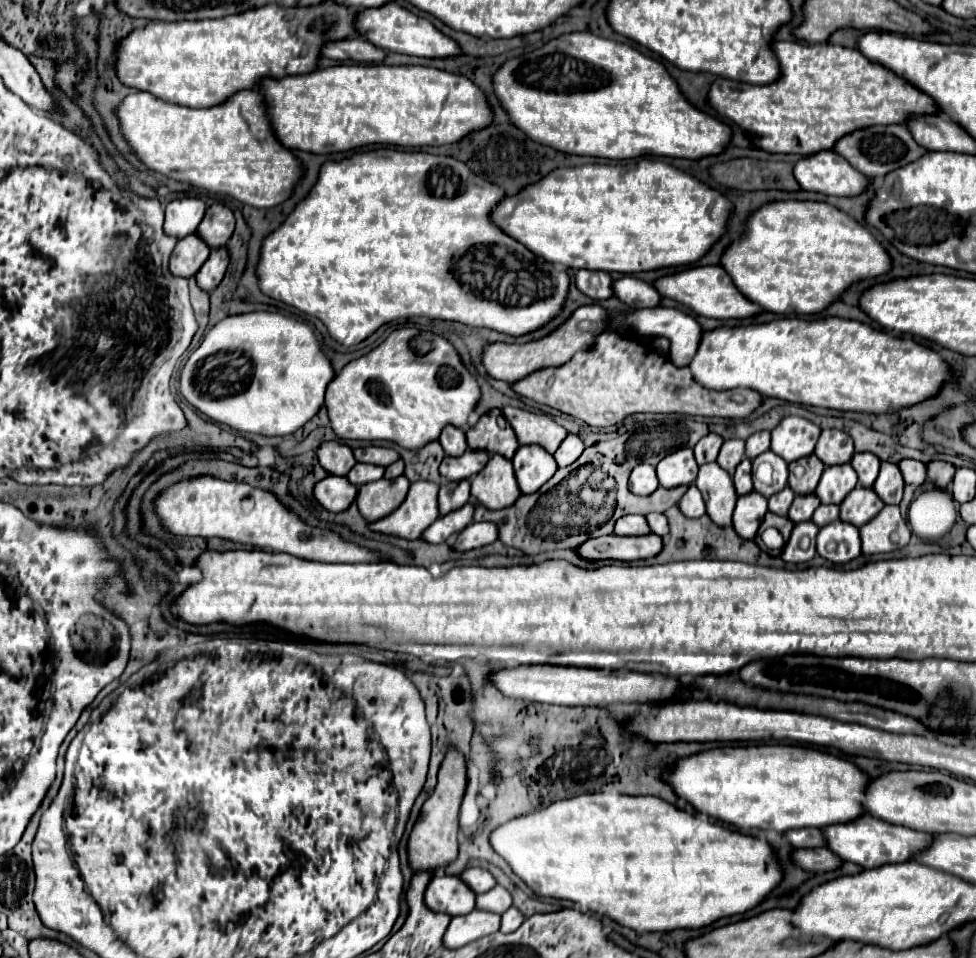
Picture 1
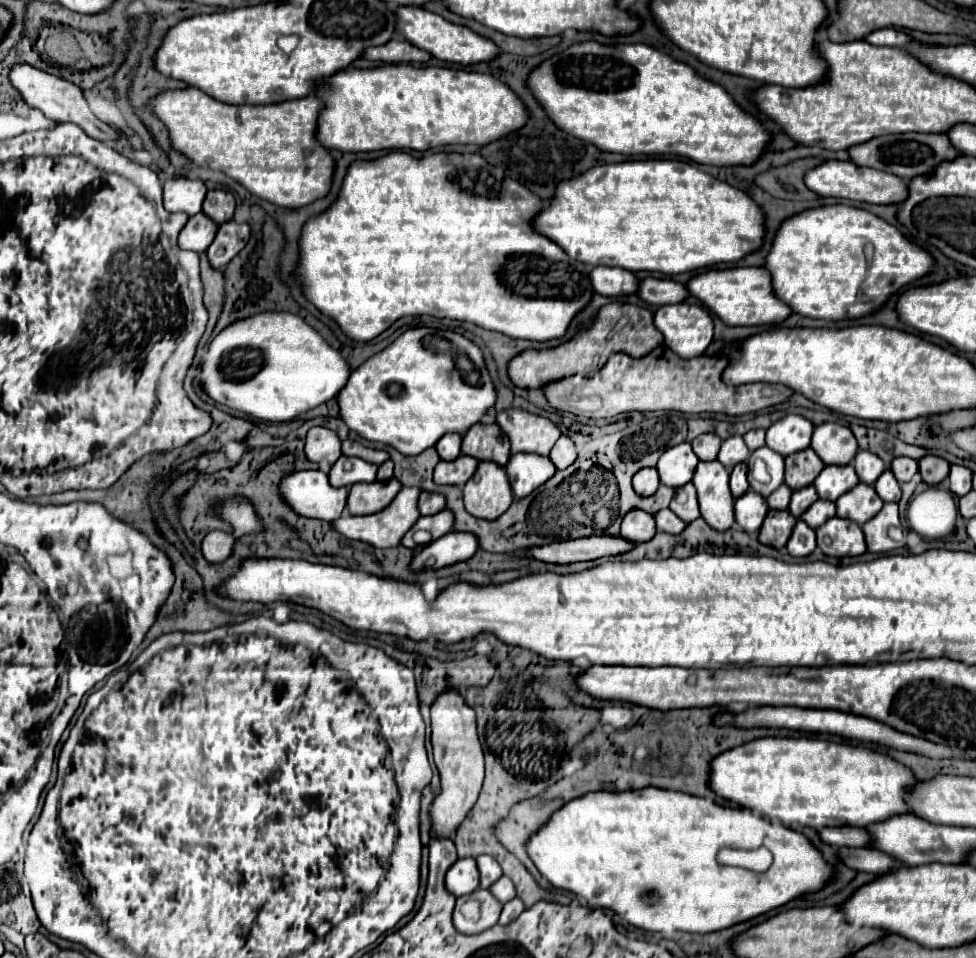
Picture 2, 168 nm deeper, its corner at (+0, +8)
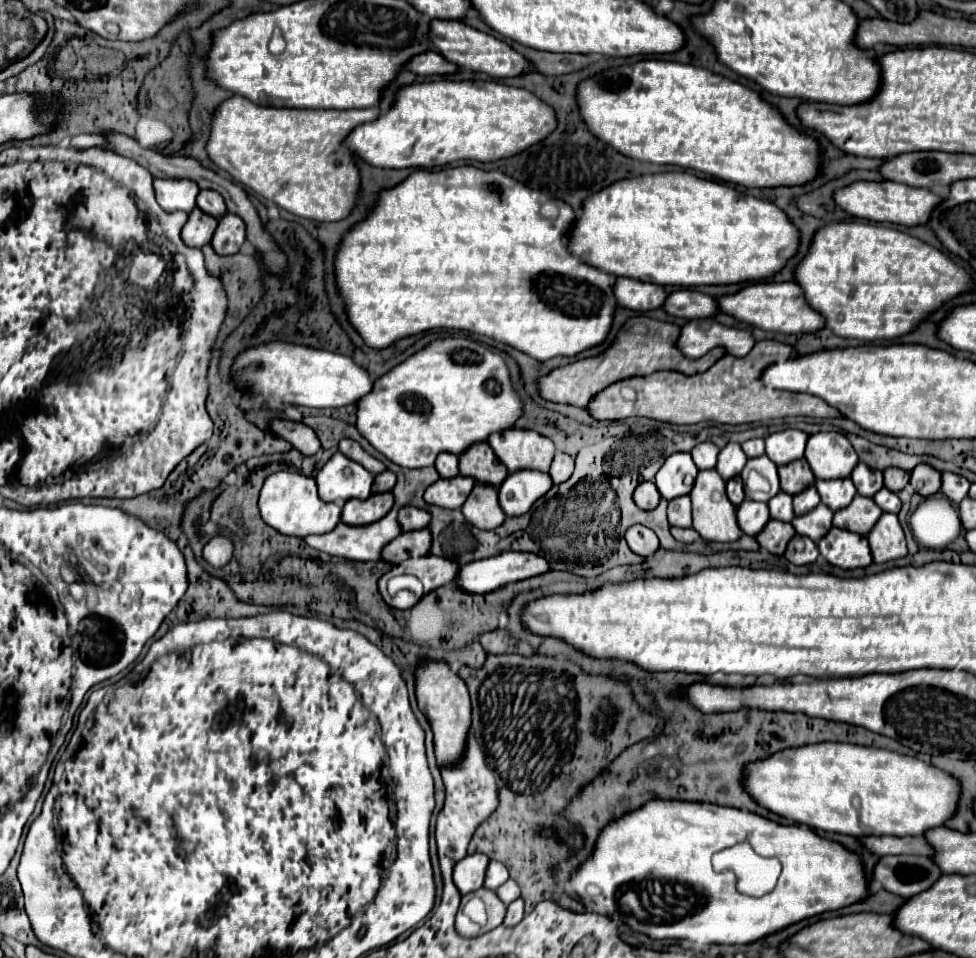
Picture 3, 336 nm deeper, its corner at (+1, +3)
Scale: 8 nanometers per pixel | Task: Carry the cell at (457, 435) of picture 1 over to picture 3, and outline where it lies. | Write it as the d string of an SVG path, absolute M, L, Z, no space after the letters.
M441 452L435 460L435 468L441 474L441 478L453 478L459 474L459 466L457 466L457 456L451 452Z

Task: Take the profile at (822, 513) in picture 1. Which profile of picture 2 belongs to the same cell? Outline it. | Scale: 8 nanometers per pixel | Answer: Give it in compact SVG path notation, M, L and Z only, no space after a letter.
M818 499L808 511L804 511L804 515L800 515L800 519L804 523L808 523L812 529L818 529L822 523L826 523L830 517L834 517L834 503L832 501L822 501Z

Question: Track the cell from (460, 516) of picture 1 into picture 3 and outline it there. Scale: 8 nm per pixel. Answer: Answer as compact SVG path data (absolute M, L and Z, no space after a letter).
M429 528L403 532L383 548L383 560L391 562L391 564L399 564L407 558L417 558L417 556L429 554L429 548L431 548Z

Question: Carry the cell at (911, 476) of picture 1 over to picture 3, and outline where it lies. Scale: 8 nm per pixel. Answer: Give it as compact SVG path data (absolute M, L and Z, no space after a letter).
M887 468L883 470L883 476L885 476L885 488L889 488L891 492L899 492L909 484L909 472L899 468Z

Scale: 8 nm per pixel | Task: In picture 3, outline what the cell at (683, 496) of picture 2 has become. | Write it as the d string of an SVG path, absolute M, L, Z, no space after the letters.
M679 496L669 502L667 508L669 524L679 526L679 528L691 528L691 498L689 496Z

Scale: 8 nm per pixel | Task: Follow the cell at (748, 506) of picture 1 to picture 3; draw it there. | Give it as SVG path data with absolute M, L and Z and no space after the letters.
M745 500L741 506L737 506L737 524L745 534L757 536L767 522L769 522L769 508L765 502Z

